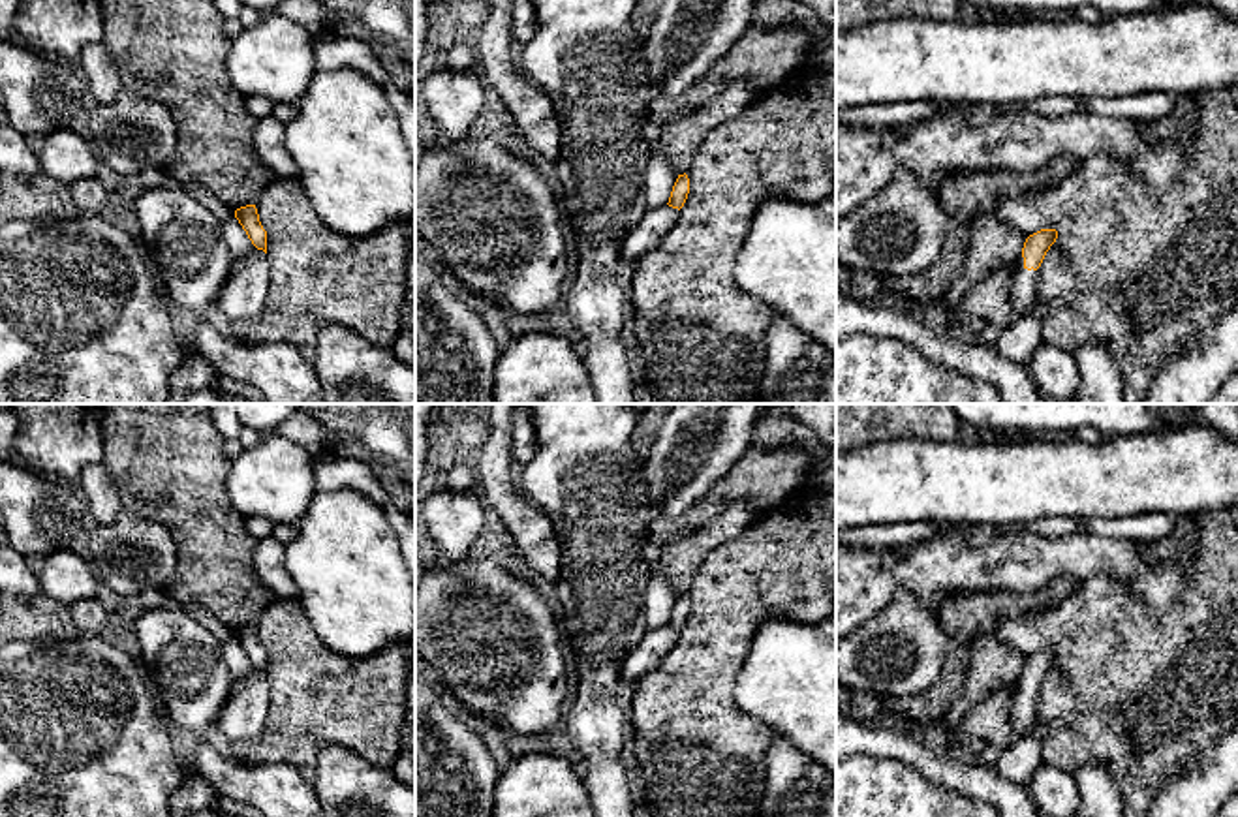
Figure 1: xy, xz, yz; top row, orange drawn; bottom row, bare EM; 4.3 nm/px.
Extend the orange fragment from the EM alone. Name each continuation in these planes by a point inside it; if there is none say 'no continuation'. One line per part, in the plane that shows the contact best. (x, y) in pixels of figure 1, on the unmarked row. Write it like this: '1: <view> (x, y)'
1: yz (1024, 710)

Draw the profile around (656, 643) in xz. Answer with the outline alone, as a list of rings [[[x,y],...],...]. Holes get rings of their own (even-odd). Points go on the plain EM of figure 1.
[[[669,625],[648,629],[642,640],[626,655],[622,663],[622,680],[639,682],[646,672],[656,669],[673,650],[680,631]]]

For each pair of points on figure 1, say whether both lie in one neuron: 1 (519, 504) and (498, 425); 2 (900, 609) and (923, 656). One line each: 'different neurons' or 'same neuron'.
1: same neuron
2: same neuron

